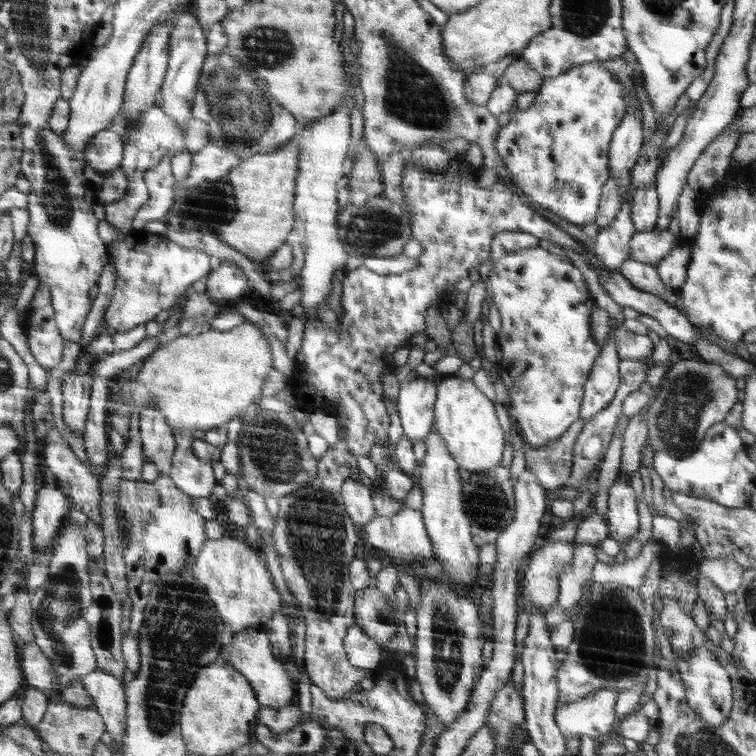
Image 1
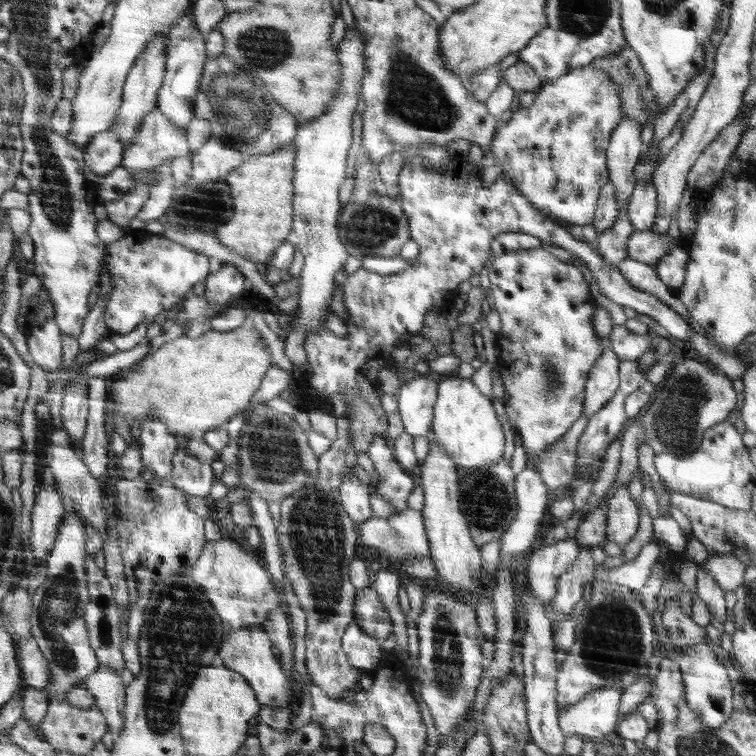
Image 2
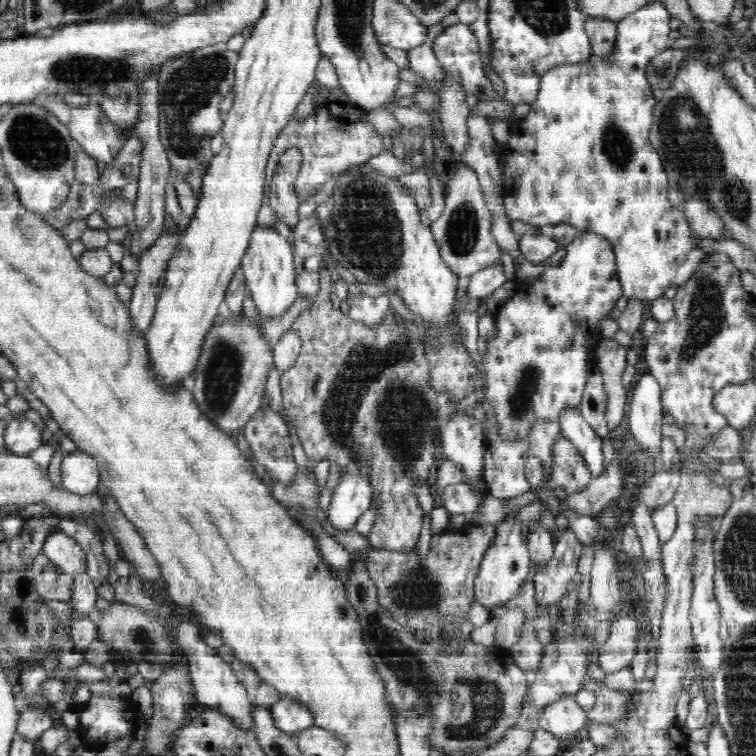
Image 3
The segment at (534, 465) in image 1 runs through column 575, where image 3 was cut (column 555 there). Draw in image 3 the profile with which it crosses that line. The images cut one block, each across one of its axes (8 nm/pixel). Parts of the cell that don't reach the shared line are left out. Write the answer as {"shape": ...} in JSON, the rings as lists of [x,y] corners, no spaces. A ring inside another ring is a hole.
{"shape":[[[539,421],[533,425],[532,431],[530,434],[526,436],[526,440],[529,442],[530,445],[530,452],[534,455],[543,466],[545,480],[542,483],[546,483],[546,481],[550,478],[550,472],[552,472],[552,450],[554,450],[554,444],[556,444],[556,440],[558,440],[558,436],[562,435],[562,430],[560,426],[560,422],[558,421],[551,421],[551,422],[544,422]]]}

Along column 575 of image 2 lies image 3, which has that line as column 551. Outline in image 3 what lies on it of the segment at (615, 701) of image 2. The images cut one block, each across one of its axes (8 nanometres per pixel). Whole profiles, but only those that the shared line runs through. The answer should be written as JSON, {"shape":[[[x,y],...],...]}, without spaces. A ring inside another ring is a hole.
{"shape":[[[575,695],[563,696],[559,701],[544,706],[539,725],[563,743],[573,743],[583,735],[590,723],[587,712],[578,705]]]}

